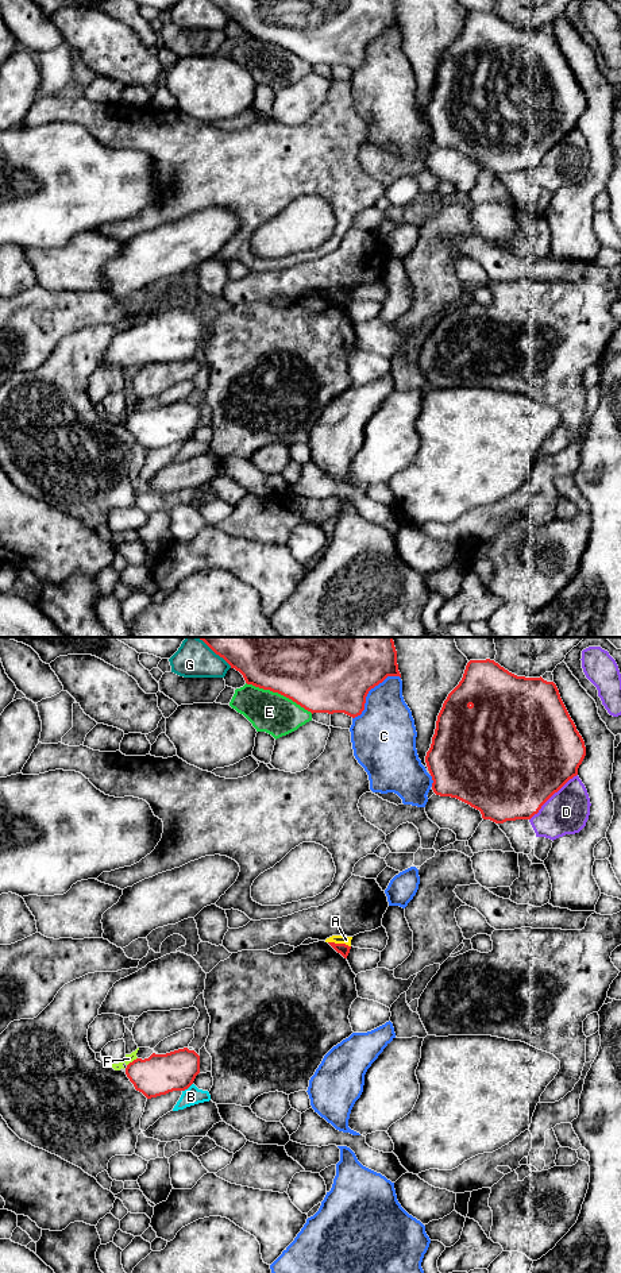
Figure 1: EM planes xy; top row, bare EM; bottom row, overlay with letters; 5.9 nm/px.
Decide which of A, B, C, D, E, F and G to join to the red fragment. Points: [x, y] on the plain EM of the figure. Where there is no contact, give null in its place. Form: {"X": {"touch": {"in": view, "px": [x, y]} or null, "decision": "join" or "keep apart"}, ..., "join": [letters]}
{"A": {"touch": {"in": "xy", "px": [339, 296]}, "decision": "keep apart"}, "B": {"touch": {"in": "xy", "px": [186, 440]}, "decision": "keep apart"}, "C": {"touch": {"in": "xy", "px": [369, 42]}, "decision": "keep apart"}, "D": {"touch": {"in": "xy", "px": [552, 146]}, "decision": "keep apart"}, "E": {"touch": {"in": "xy", "px": [280, 45]}, "decision": "keep apart"}, "F": {"touch": {"in": "xy", "px": [132, 413]}, "decision": "keep apart"}, "G": {"touch": {"in": "xy", "px": [220, 8]}, "decision": "keep apart"}, "join": []}

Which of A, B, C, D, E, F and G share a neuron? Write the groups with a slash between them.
A / B / C / D / E / F / G

